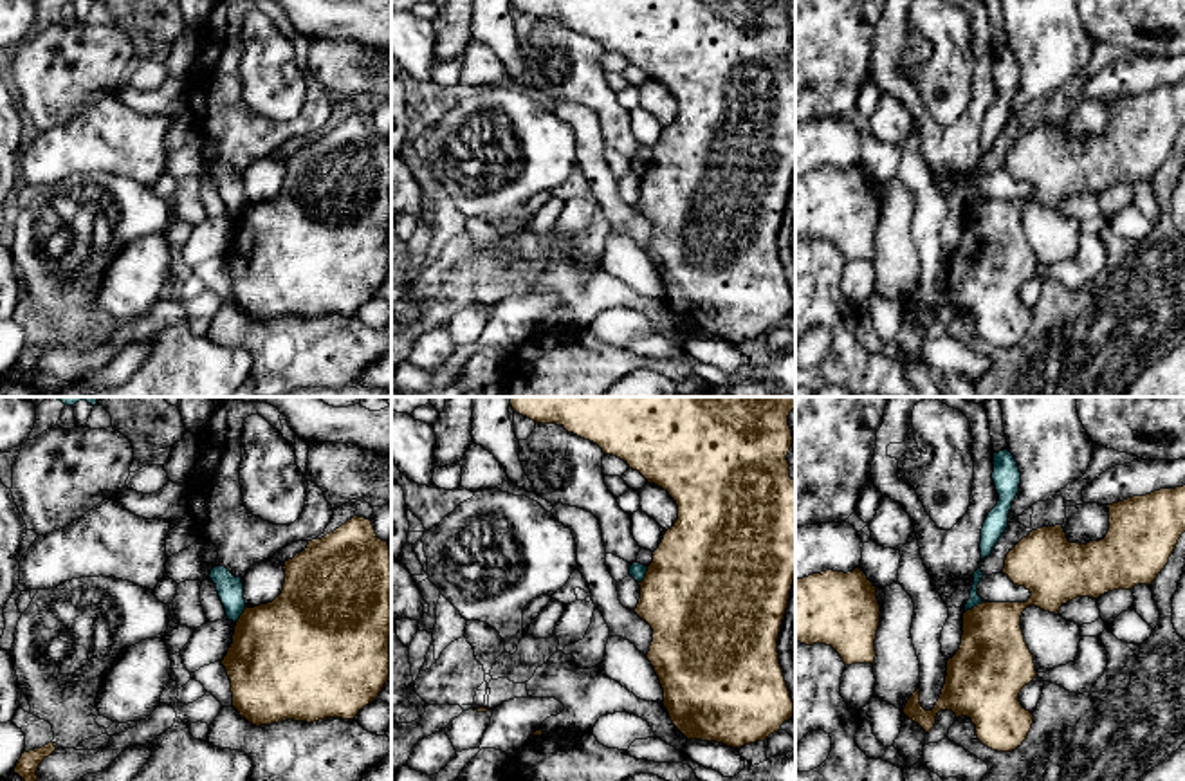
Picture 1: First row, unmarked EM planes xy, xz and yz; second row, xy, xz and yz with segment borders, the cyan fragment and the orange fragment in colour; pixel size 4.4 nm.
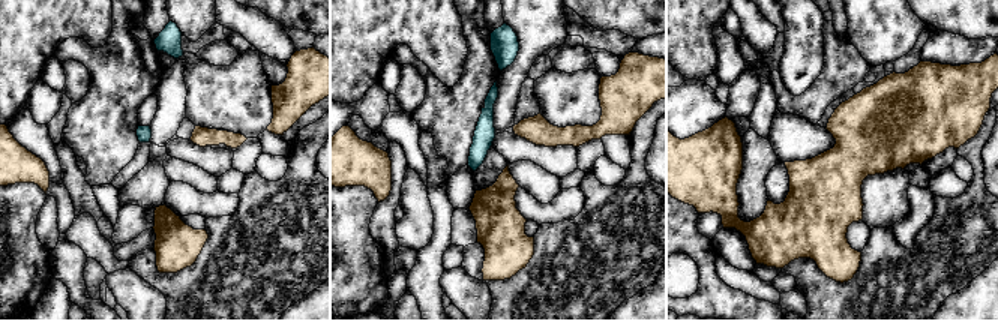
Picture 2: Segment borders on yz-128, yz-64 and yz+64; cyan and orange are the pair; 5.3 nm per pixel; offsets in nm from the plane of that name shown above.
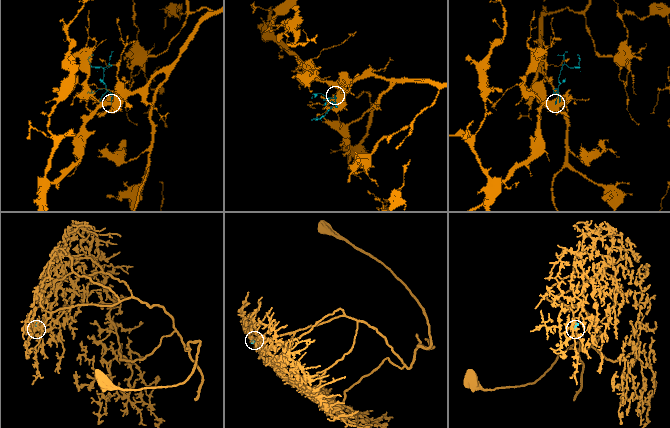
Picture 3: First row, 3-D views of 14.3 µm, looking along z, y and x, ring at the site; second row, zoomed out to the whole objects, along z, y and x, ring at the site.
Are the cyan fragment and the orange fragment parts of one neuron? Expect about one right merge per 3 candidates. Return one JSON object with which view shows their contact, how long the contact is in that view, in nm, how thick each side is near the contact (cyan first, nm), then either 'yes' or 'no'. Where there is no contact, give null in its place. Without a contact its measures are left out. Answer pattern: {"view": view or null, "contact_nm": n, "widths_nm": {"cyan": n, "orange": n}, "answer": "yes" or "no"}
{"view": "yz", "contact_nm": 100, "widths_nm": {"cyan": 50, "orange": 320}, "answer": "no"}

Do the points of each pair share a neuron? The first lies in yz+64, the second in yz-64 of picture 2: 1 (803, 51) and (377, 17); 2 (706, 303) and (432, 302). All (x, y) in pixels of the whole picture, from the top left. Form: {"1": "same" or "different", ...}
{"1": "same", "2": "different"}

